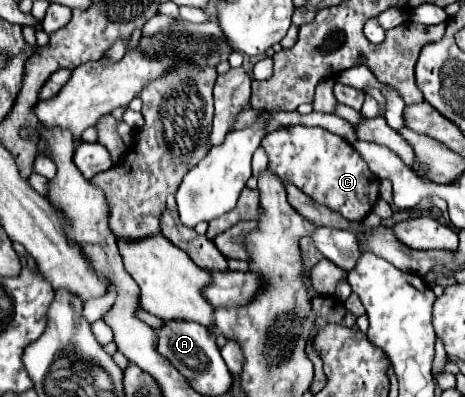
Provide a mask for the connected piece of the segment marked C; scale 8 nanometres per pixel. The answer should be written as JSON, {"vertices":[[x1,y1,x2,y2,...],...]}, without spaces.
{"vertices":[[302,124,284,126,266,134,262,148,270,158,268,168,280,180,292,182,316,204,338,212,348,222,362,222,378,200,380,180,376,174,368,170,350,142,324,128,308,128]]}

